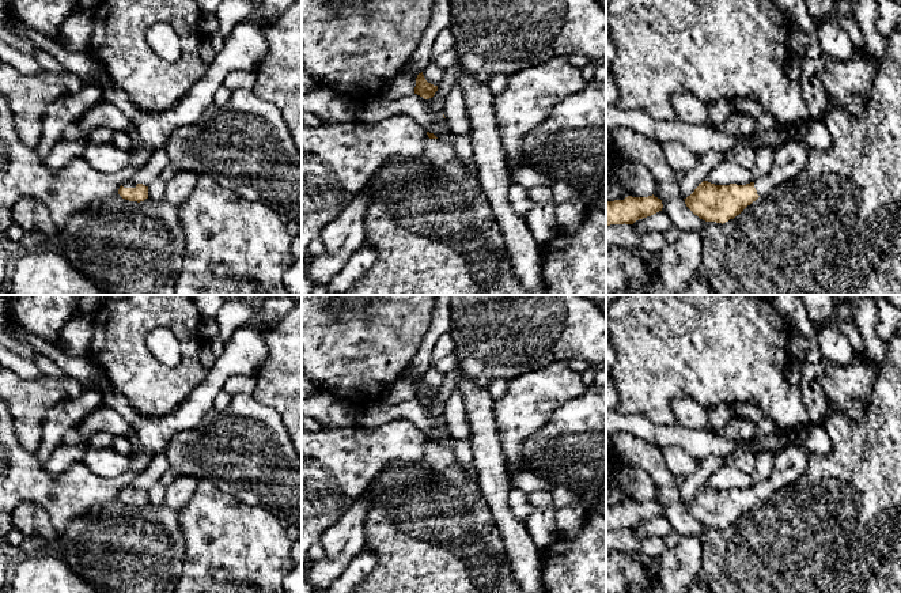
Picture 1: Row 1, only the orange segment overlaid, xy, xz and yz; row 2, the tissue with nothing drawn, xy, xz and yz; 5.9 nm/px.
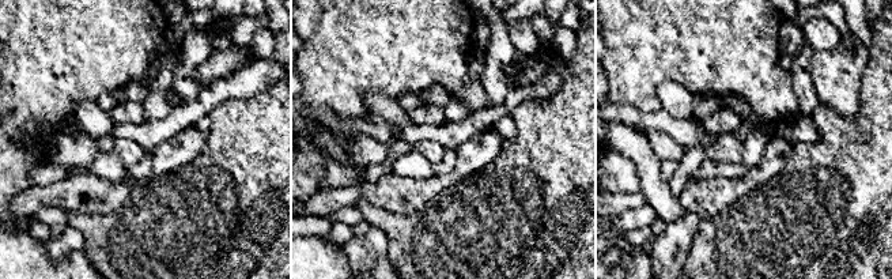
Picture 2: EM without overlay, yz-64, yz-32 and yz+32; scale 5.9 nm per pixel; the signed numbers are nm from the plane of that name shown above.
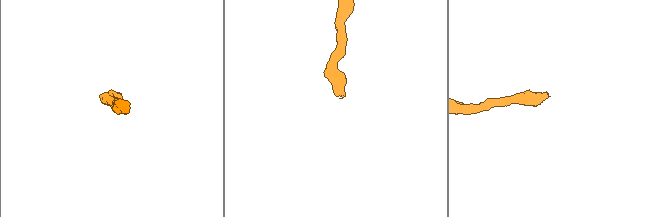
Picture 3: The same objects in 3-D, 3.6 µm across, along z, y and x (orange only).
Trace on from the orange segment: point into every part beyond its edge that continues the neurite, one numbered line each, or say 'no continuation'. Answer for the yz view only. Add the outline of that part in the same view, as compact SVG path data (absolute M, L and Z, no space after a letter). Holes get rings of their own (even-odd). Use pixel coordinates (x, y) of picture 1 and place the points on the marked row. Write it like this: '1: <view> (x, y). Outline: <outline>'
1: yz (790, 158). Outline: M788 140L781 147L776 148L769 173L753 181L757 194L760 197L765 196L772 189L792 178L805 167L811 151L811 147L796 140Z

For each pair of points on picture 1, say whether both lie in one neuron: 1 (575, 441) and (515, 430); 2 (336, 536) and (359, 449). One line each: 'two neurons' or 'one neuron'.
1: two neurons
2: two neurons

